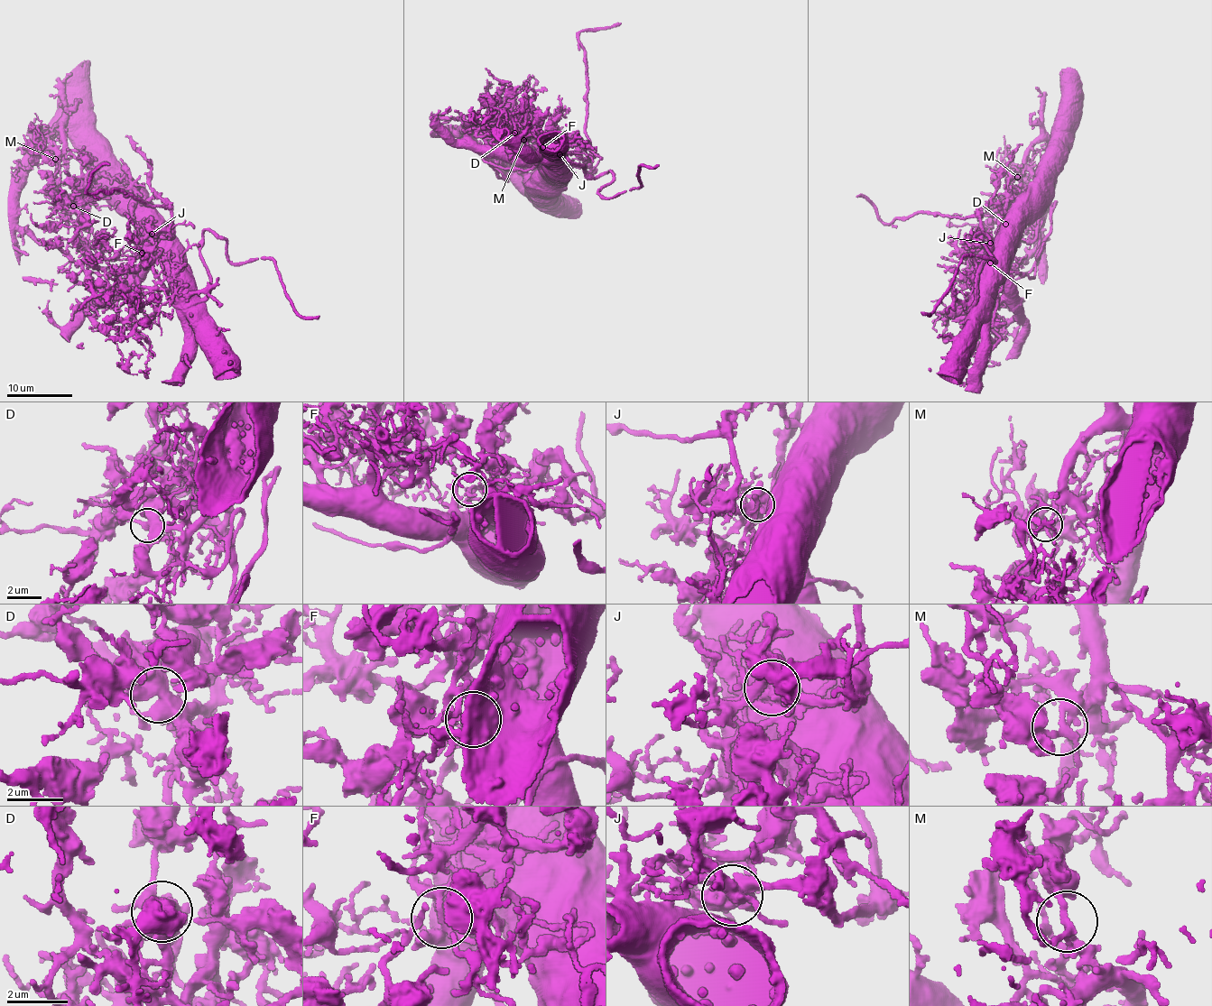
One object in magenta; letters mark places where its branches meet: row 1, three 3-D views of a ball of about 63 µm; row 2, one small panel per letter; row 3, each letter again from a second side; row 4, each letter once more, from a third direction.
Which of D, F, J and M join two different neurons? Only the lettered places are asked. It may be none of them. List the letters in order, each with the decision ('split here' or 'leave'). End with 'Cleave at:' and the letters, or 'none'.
D: leave
F: split here
J: split here
M: leave
Cleave at: F, J

